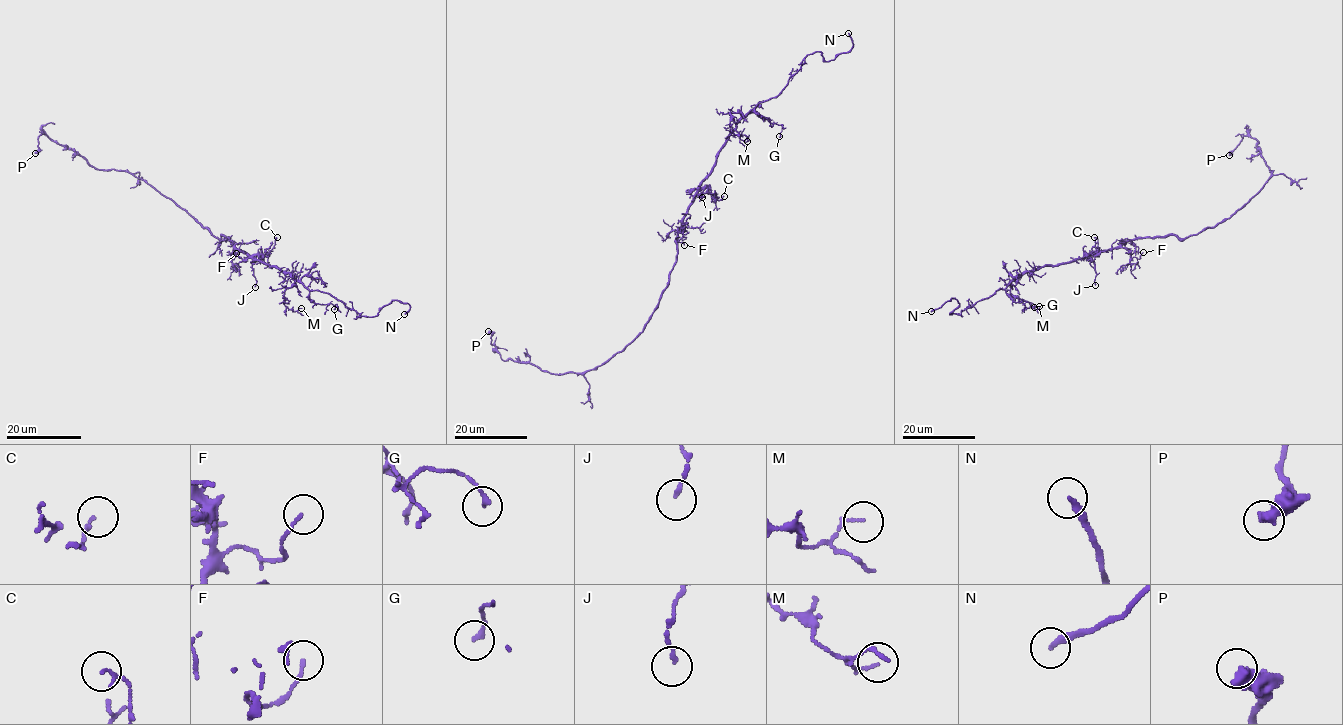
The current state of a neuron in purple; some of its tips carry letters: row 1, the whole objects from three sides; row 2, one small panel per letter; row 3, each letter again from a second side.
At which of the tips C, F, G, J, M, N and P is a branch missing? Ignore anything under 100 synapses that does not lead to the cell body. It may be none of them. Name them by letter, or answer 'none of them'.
N

